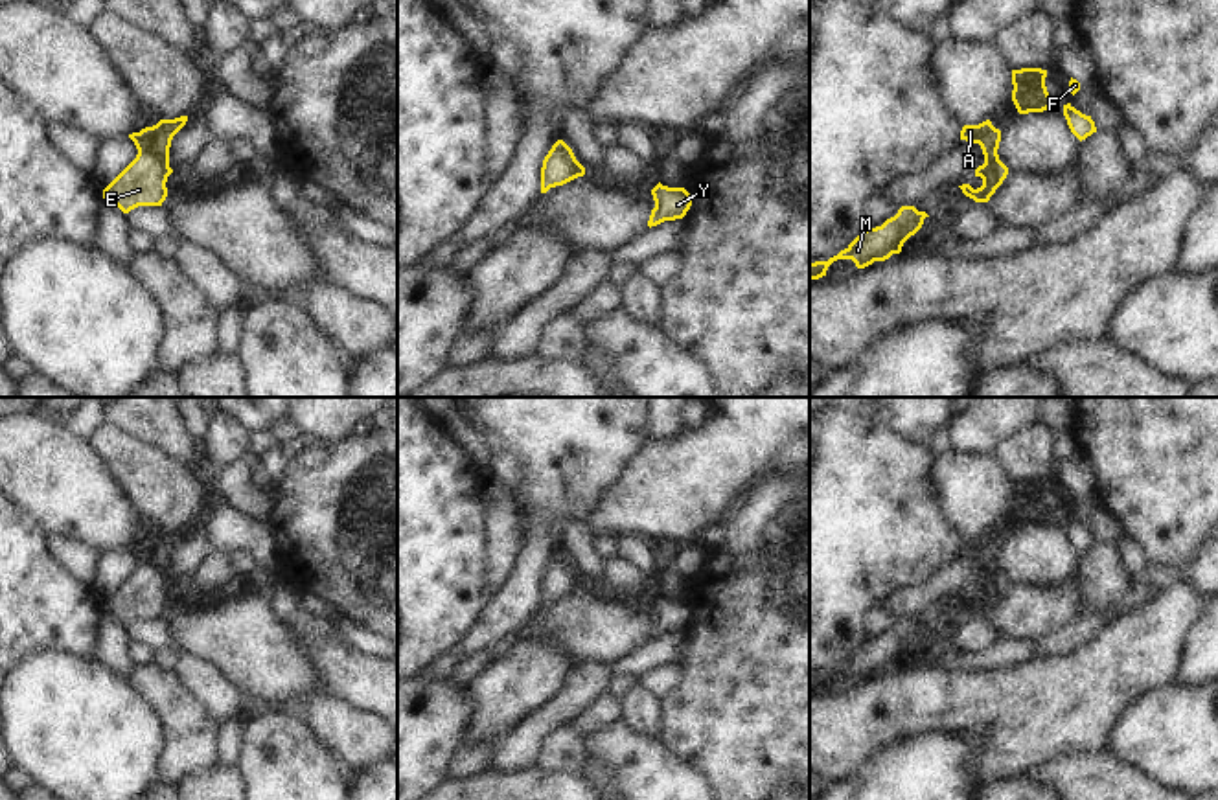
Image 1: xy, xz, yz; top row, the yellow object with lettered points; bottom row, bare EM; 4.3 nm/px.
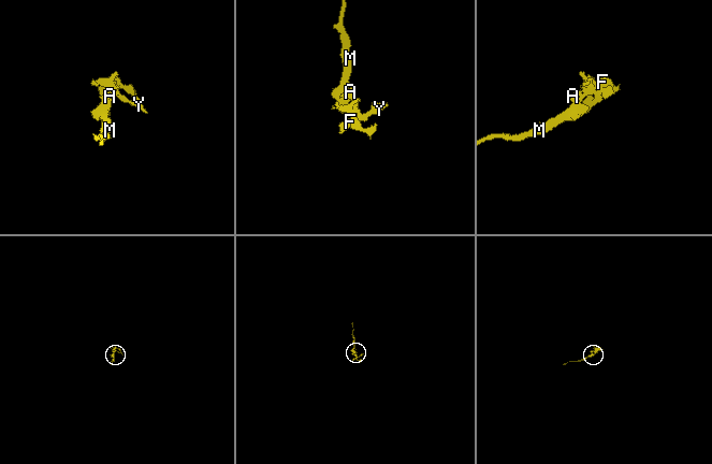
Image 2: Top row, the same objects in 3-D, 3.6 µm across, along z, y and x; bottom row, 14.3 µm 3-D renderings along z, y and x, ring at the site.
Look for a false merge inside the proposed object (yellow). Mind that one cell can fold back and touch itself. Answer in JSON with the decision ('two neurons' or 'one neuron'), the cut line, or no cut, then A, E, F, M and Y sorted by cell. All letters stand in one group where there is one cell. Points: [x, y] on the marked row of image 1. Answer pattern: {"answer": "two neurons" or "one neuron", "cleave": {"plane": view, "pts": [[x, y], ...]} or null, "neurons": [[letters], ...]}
{"answer": "two neurons", "cleave": {"plane": "xy", "pts": [[138, 151], [149, 151], [168, 164]]}, "neurons": [["A", "F", "Y"], ["E", "M"]]}

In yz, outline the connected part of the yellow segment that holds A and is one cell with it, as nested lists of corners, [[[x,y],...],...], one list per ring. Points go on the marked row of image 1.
[[[990,120],[979,125],[964,125],[960,131],[960,140],[979,143],[984,154],[984,162],[988,164],[1001,162],[997,154],[1001,131],[995,129]]]

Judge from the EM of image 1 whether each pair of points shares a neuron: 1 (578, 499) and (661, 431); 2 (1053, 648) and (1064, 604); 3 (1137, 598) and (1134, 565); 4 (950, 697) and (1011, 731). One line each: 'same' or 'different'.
1: different
2: different
3: different
4: same

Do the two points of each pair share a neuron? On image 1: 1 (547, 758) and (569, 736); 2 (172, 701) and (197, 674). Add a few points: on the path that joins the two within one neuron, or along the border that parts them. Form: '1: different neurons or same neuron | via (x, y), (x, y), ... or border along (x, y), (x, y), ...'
1: same neuron | via (552, 753), (563, 742)
2: different neurons | border along (173, 672), (214, 720)

